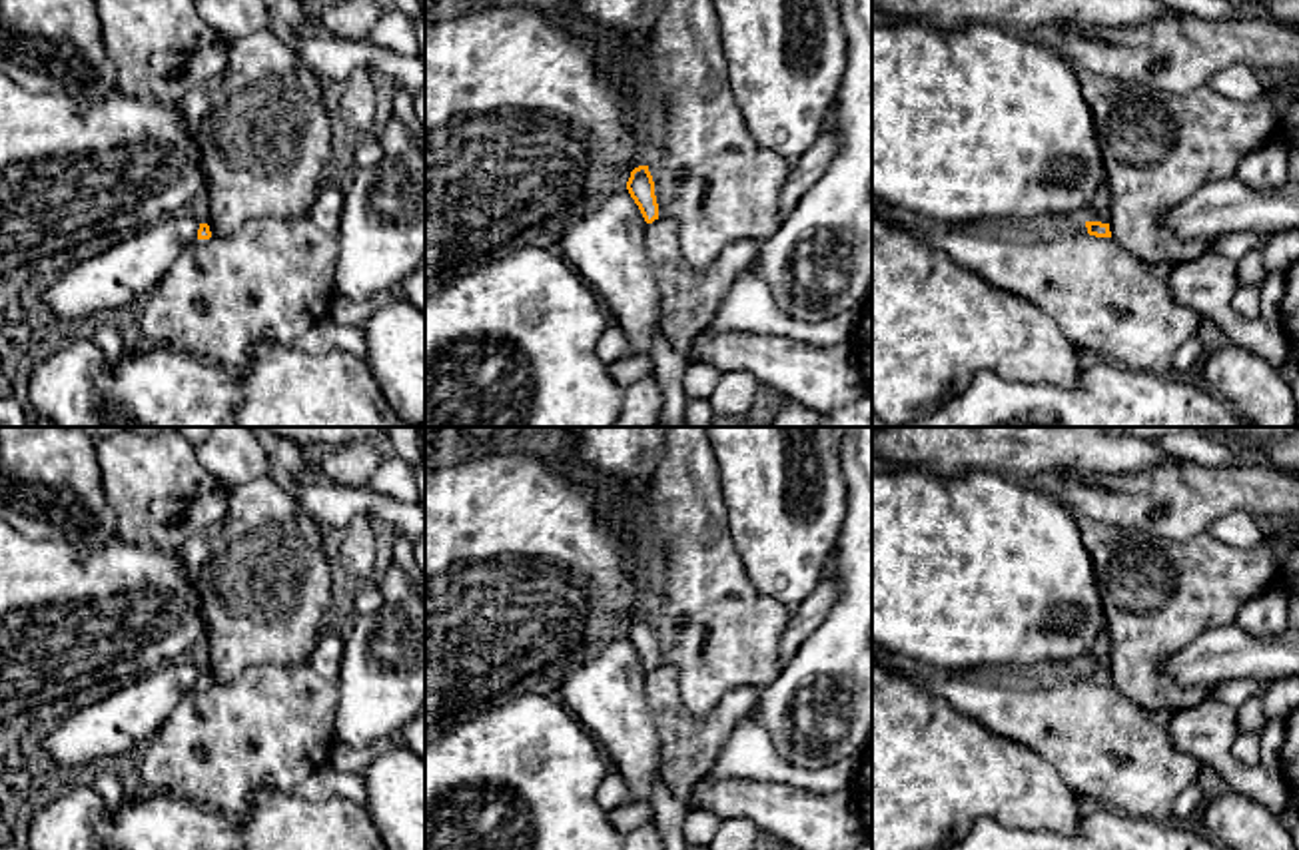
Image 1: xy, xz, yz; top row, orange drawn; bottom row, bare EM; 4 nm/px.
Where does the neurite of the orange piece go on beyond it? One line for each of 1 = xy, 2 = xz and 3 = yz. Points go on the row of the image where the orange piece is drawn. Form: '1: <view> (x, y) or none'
1: none
2: none
3: none

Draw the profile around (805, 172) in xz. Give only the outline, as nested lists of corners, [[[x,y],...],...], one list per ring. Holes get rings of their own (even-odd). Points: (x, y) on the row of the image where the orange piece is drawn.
[[[830,130],[818,136],[814,146],[790,164],[786,184],[780,192],[780,215],[798,204],[810,186],[828,170],[830,162],[838,152],[838,136]]]

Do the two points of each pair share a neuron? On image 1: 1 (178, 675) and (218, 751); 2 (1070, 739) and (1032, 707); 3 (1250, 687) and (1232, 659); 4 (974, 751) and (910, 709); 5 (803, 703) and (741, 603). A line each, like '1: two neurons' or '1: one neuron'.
1: two neurons
2: one neuron
3: two neurons
4: one neuron
5: two neurons

